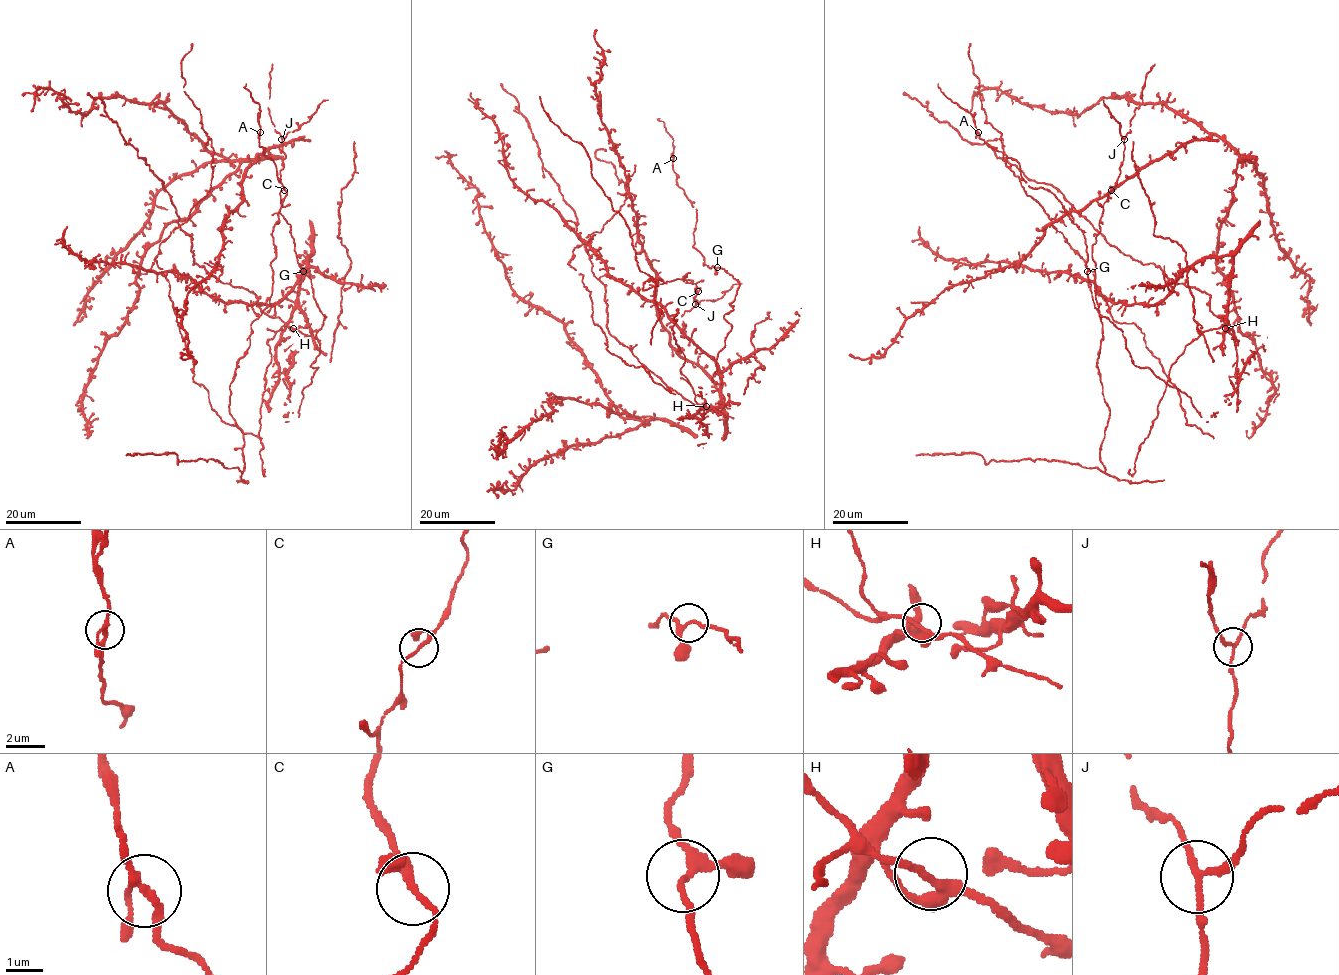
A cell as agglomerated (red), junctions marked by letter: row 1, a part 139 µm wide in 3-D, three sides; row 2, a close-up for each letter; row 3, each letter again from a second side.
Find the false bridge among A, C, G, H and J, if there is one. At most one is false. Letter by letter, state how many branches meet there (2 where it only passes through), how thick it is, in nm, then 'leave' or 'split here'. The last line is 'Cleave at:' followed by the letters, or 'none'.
A: branches 3; calibre 180 nm; leave
C: branches 3; calibre 140 nm; leave
G: branches 3; calibre 200 nm; leave
H: branches 3; calibre 200 nm; leave
J: branches 3; calibre 150 nm; split here
Cleave at: J

